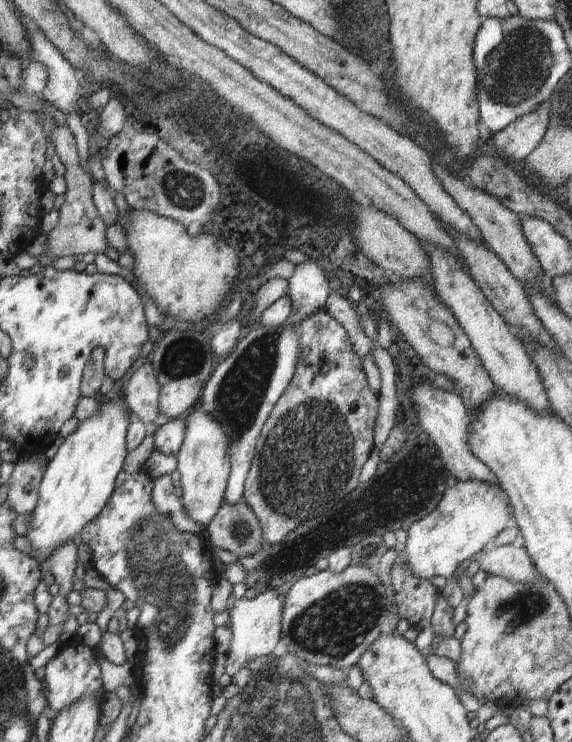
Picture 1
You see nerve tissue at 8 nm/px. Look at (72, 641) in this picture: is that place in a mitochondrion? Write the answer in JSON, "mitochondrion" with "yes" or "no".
{"mitochondrion":"no"}

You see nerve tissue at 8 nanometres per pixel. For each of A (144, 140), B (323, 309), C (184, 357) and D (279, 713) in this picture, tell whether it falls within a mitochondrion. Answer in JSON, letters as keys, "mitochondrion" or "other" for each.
{"A":"other","B":"other","C":"mitochondrion","D":"mitochondrion"}

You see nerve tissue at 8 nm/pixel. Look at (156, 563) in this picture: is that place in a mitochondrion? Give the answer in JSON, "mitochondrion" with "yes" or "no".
{"mitochondrion":"yes"}

